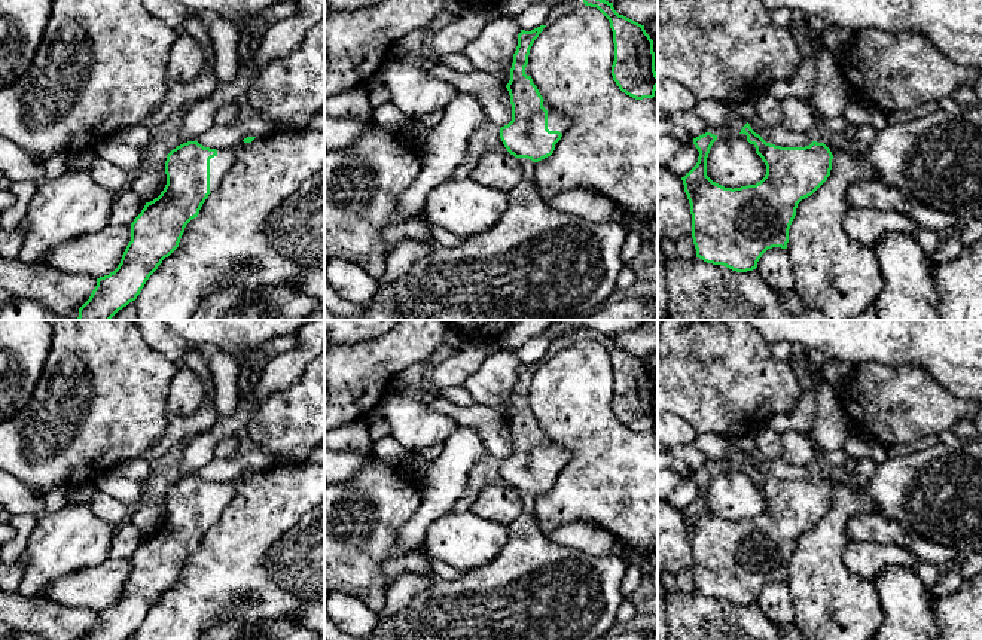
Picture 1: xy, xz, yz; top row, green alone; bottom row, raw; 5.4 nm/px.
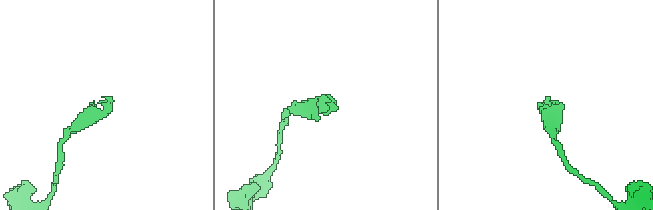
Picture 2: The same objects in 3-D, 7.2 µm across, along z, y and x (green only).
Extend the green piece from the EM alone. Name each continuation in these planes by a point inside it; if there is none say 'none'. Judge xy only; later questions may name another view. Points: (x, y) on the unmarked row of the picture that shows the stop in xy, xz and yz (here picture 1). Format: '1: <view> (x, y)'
1: xy (219, 499)

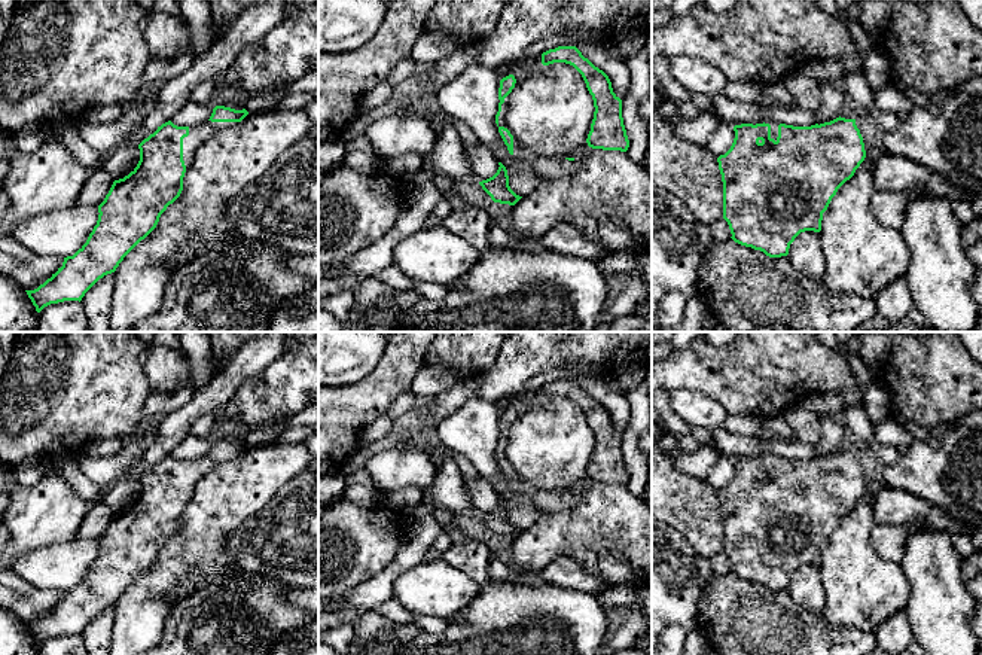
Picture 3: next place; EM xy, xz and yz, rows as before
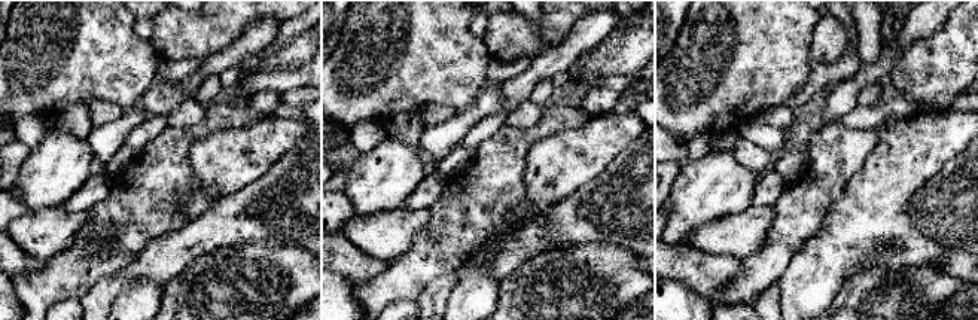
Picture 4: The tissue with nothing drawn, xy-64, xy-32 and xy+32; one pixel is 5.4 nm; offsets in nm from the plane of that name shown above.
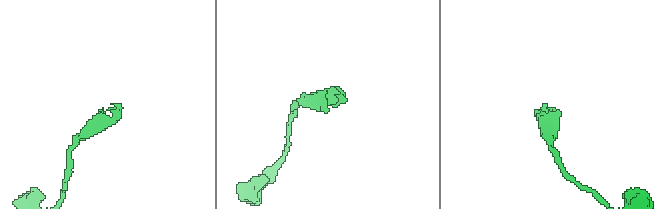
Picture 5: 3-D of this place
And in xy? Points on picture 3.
1: xy (198, 468)

